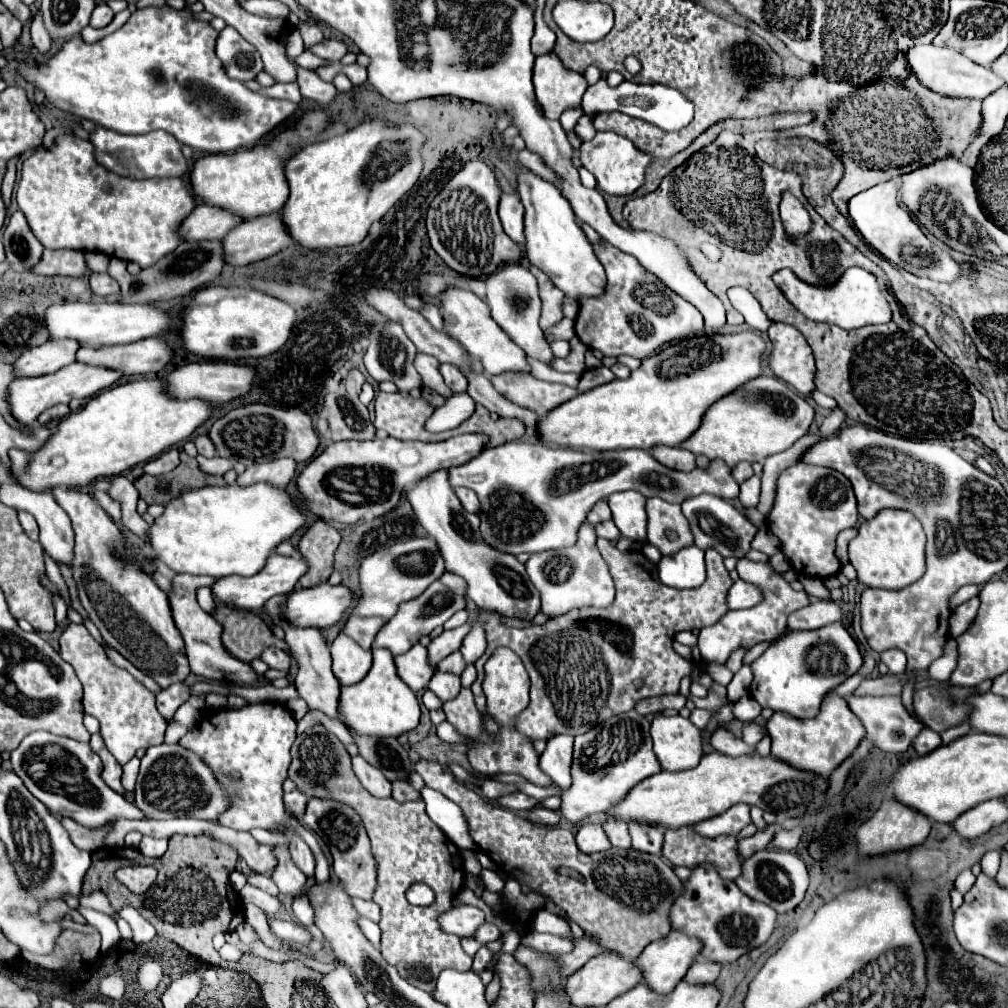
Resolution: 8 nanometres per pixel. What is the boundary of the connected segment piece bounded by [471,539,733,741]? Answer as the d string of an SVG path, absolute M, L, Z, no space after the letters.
M597 539L597 547L599 547L603 559L607 561L611 577L617 587L615 601L609 607L605 607L605 609L597 609L597 607L571 609L565 615L549 619L545 625L529 625L523 629L503 625L495 611L483 611L479 615L479 623L485 629L485 637L487 637L487 649L475 661L477 679L471 685L471 691L475 695L475 705L479 707L481 713L487 711L485 695L481 689L483 663L489 659L489 655L495 651L495 647L505 645L505 647L513 649L525 663L527 673L531 677L531 703L515 719L515 729L521 735L525 735L529 741L537 741L537 739L549 741L555 735L575 737L575 735L587 733L589 729L593 729L597 723L605 721L611 715L631 711L639 699L659 697L659 695L667 695L667 693L679 693L679 681L685 675L691 675L691 663L685 661L679 653L675 653L675 649L673 649L675 633L685 631L685 629L713 625L715 621L719 621L719 617L723 617L727 613L725 597L727 597L727 591L733 585L733 581L723 565L723 557L715 549L705 551L707 579L703 585L699 585L695 589L673 589L659 581L657 565L653 561L649 561L643 555L643 551L637 551L637 549L619 551L617 545L607 539Z

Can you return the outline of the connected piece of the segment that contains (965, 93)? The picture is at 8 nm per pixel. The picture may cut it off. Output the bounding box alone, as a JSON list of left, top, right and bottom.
[907,43,1005,99]

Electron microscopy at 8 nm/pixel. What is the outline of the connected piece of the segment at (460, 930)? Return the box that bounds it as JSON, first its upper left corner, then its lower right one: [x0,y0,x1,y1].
[439,907,485,935]

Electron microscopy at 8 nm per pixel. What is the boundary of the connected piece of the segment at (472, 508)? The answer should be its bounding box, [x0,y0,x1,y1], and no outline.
[455,487,479,513]

